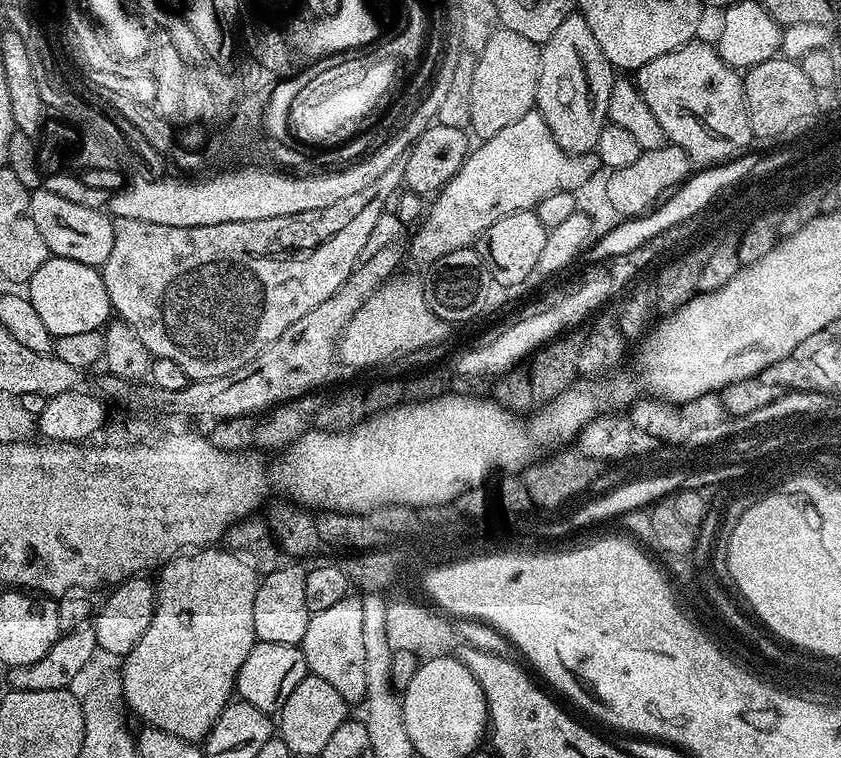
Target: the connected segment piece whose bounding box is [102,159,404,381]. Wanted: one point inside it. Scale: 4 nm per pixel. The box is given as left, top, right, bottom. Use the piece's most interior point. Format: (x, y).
(209, 298)

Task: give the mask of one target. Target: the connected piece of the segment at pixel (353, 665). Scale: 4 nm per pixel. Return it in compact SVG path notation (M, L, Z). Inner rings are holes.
M349 594L342 602L308 617L304 635L304 657L311 675L322 678L342 694L349 706L356 706L367 694L365 673L365 643L362 642L363 602L359 595Z

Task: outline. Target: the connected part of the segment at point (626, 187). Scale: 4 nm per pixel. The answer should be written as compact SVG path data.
M665 142L658 146L658 150L641 152L630 166L611 169L608 172L607 197L623 218L643 216L680 187L693 172L694 165L686 150L682 150L677 144Z

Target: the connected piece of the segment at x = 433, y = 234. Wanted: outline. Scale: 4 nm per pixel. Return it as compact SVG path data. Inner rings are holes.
M535 110L522 114L518 122L510 122L506 130L498 130L498 134L477 145L469 151L458 174L435 193L415 229L412 256L425 266L454 250L475 245L486 229L506 214L535 209L542 198L555 192L575 192L594 171L587 155L567 152L554 142L550 126Z

